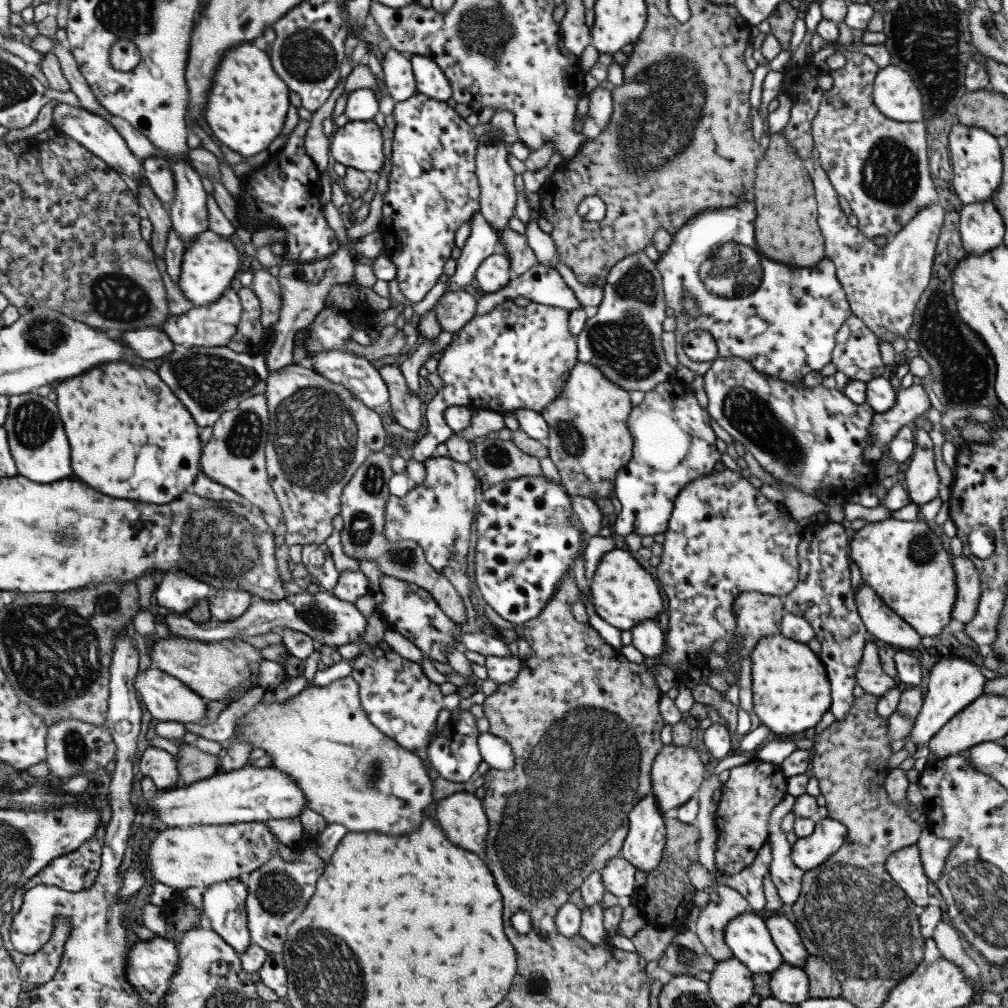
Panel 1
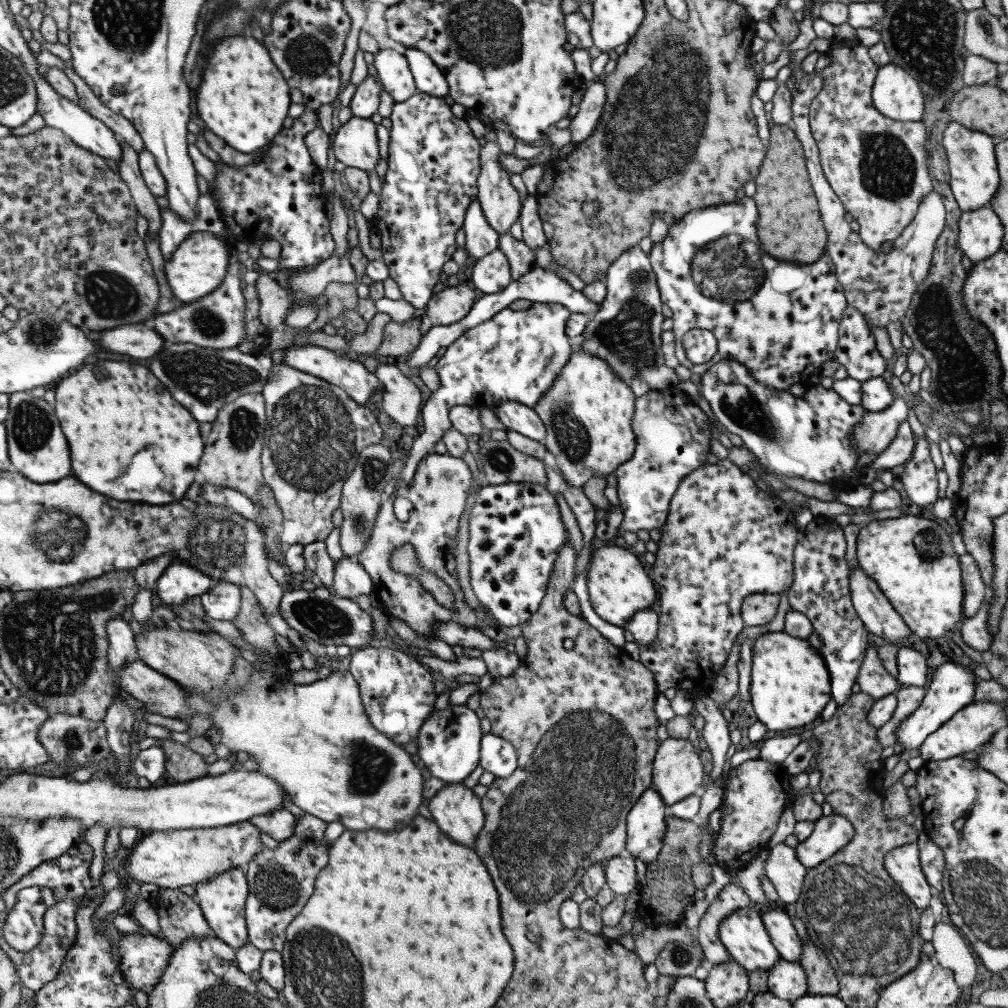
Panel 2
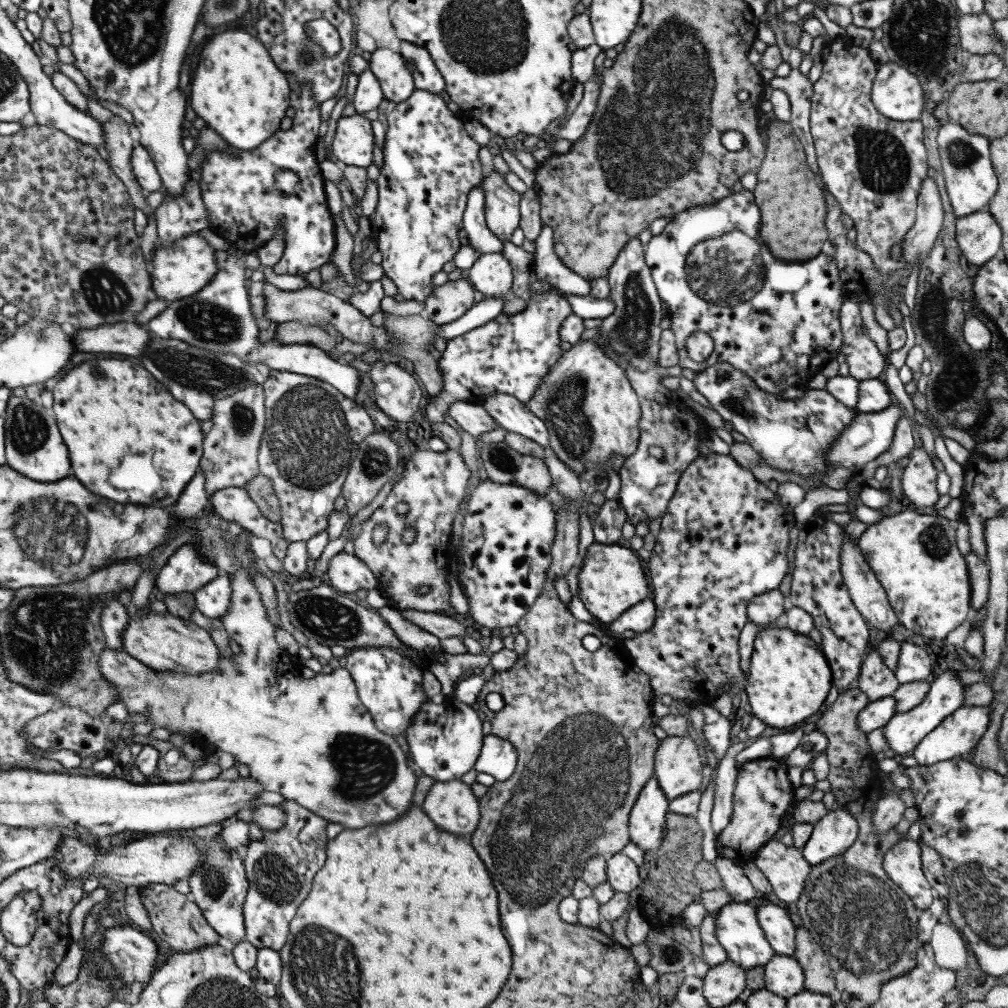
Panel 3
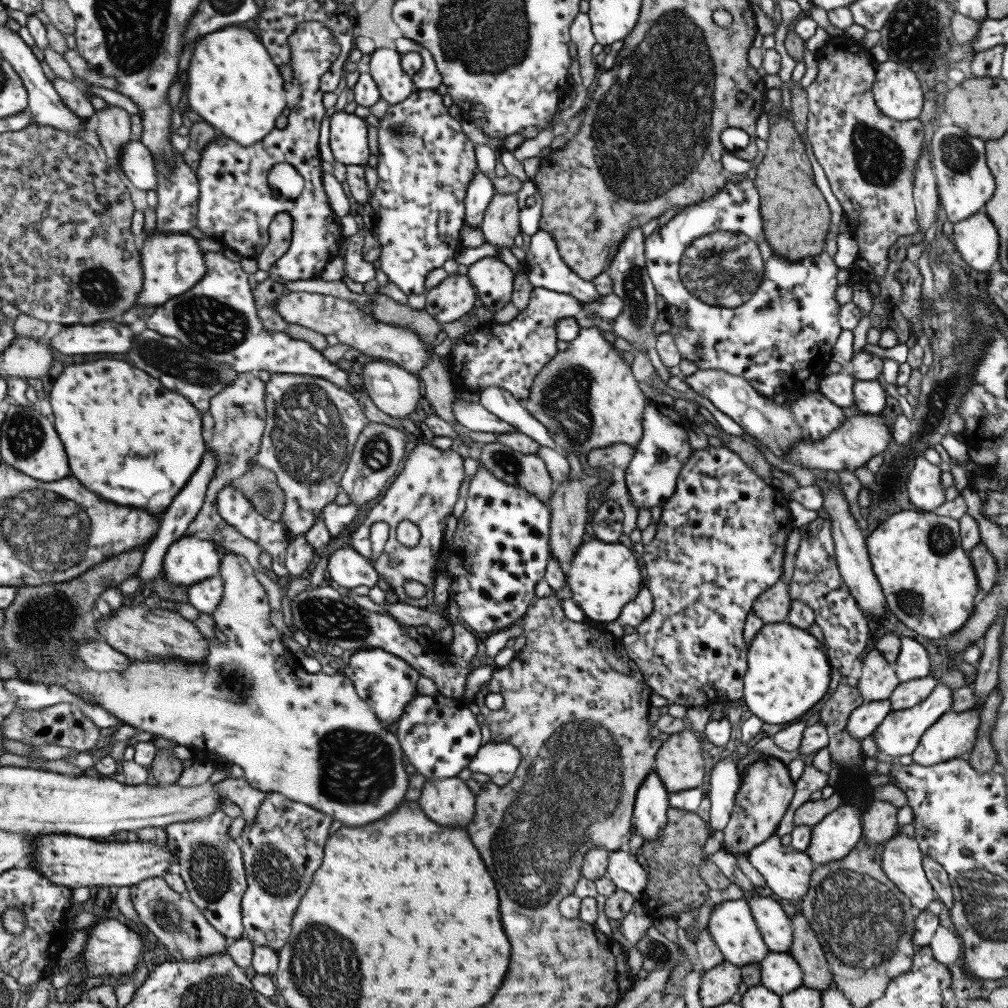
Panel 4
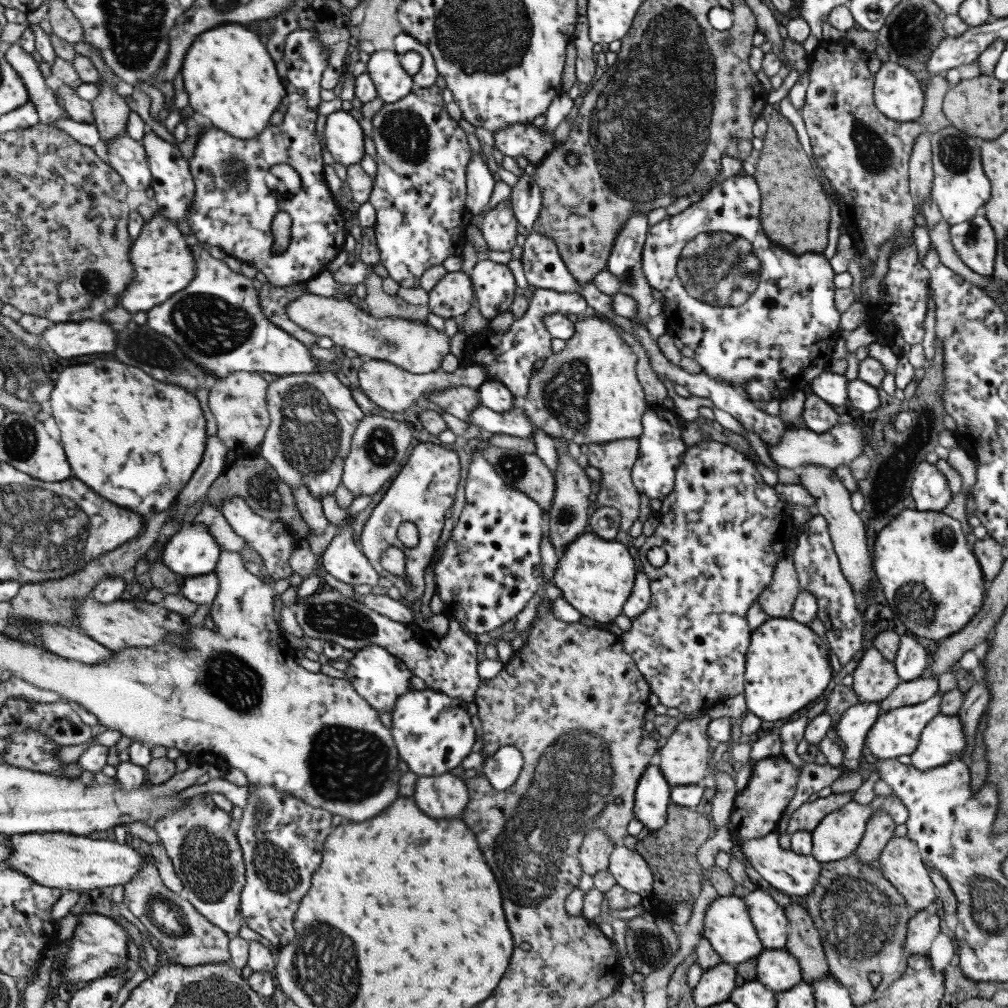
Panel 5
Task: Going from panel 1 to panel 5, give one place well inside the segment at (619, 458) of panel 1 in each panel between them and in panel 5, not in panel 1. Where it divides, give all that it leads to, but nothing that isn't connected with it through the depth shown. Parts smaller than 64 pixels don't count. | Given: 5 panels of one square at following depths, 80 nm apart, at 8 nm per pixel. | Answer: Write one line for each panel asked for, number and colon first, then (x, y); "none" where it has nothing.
2: (587, 411)
3: (590, 411)
4: (586, 397)
5: (588, 393)

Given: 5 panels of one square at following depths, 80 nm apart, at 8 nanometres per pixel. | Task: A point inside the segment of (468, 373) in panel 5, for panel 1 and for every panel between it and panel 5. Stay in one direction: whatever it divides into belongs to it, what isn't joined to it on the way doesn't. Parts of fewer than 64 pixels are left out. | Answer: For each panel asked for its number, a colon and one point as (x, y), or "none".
1: (406, 410)
2: (400, 399)
3: (396, 393)
4: (394, 391)

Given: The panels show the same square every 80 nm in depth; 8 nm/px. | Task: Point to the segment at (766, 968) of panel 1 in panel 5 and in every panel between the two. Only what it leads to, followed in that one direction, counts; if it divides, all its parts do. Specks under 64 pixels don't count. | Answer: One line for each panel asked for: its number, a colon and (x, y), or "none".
2: (741, 932)
3: (736, 929)
4: (730, 925)
5: (727, 927)

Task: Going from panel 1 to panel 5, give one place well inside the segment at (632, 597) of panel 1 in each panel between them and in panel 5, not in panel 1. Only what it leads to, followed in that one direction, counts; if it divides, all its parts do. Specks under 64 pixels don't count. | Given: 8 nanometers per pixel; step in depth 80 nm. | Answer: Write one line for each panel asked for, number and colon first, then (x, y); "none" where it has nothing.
2: (617, 586)
3: (611, 580)
4: (602, 577)
5: (595, 576)

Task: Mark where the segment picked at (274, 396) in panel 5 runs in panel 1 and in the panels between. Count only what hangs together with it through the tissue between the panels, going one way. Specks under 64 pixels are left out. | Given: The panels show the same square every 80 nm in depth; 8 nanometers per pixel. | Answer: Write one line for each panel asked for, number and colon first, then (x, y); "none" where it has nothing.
1: (318, 433)
2: (314, 432)
3: (311, 431)
4: (311, 424)

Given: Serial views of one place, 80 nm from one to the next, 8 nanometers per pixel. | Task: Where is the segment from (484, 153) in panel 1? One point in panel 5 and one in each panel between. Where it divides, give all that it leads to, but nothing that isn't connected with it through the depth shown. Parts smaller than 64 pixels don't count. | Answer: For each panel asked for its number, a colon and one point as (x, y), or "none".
2: (499, 202)
3: (501, 203)
4: (499, 225)
5: (497, 226)

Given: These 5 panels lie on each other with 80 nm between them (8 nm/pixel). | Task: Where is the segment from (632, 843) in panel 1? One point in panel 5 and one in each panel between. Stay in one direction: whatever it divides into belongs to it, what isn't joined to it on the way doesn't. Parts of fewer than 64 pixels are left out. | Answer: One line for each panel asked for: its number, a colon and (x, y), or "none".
2: (645, 828)
3: (646, 822)
4: (650, 805)
5: (652, 793)

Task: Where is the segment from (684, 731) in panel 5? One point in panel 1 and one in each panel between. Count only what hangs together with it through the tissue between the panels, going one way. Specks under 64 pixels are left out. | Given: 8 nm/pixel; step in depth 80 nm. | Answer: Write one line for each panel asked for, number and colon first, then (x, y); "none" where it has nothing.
1: (676, 772)
2: (677, 772)
3: (677, 767)
4: (678, 763)

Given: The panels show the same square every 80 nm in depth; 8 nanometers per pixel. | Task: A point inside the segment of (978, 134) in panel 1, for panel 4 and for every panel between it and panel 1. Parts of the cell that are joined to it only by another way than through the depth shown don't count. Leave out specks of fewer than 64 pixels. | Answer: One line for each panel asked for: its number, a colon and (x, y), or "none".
2: (973, 176)
3: (969, 181)
4: (963, 182)

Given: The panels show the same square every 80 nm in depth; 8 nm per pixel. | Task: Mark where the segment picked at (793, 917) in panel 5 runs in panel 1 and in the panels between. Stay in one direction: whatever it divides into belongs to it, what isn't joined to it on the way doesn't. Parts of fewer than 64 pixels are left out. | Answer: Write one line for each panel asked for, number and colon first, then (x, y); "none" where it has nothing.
1: (822, 983)
2: (820, 979)
3: (818, 978)
4: (804, 948)

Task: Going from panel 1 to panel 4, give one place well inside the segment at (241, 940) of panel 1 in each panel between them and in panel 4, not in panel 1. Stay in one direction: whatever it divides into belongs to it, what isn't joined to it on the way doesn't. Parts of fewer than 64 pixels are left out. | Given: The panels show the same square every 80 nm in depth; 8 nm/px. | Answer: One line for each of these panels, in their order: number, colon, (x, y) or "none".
2: (221, 898)
3: (217, 886)
4: (210, 864)

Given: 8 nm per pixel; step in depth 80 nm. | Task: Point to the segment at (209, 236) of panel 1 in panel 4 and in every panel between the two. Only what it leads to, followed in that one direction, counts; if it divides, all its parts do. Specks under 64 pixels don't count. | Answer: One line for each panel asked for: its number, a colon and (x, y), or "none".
2: (196, 266)
3: (181, 268)
4: (170, 263)

